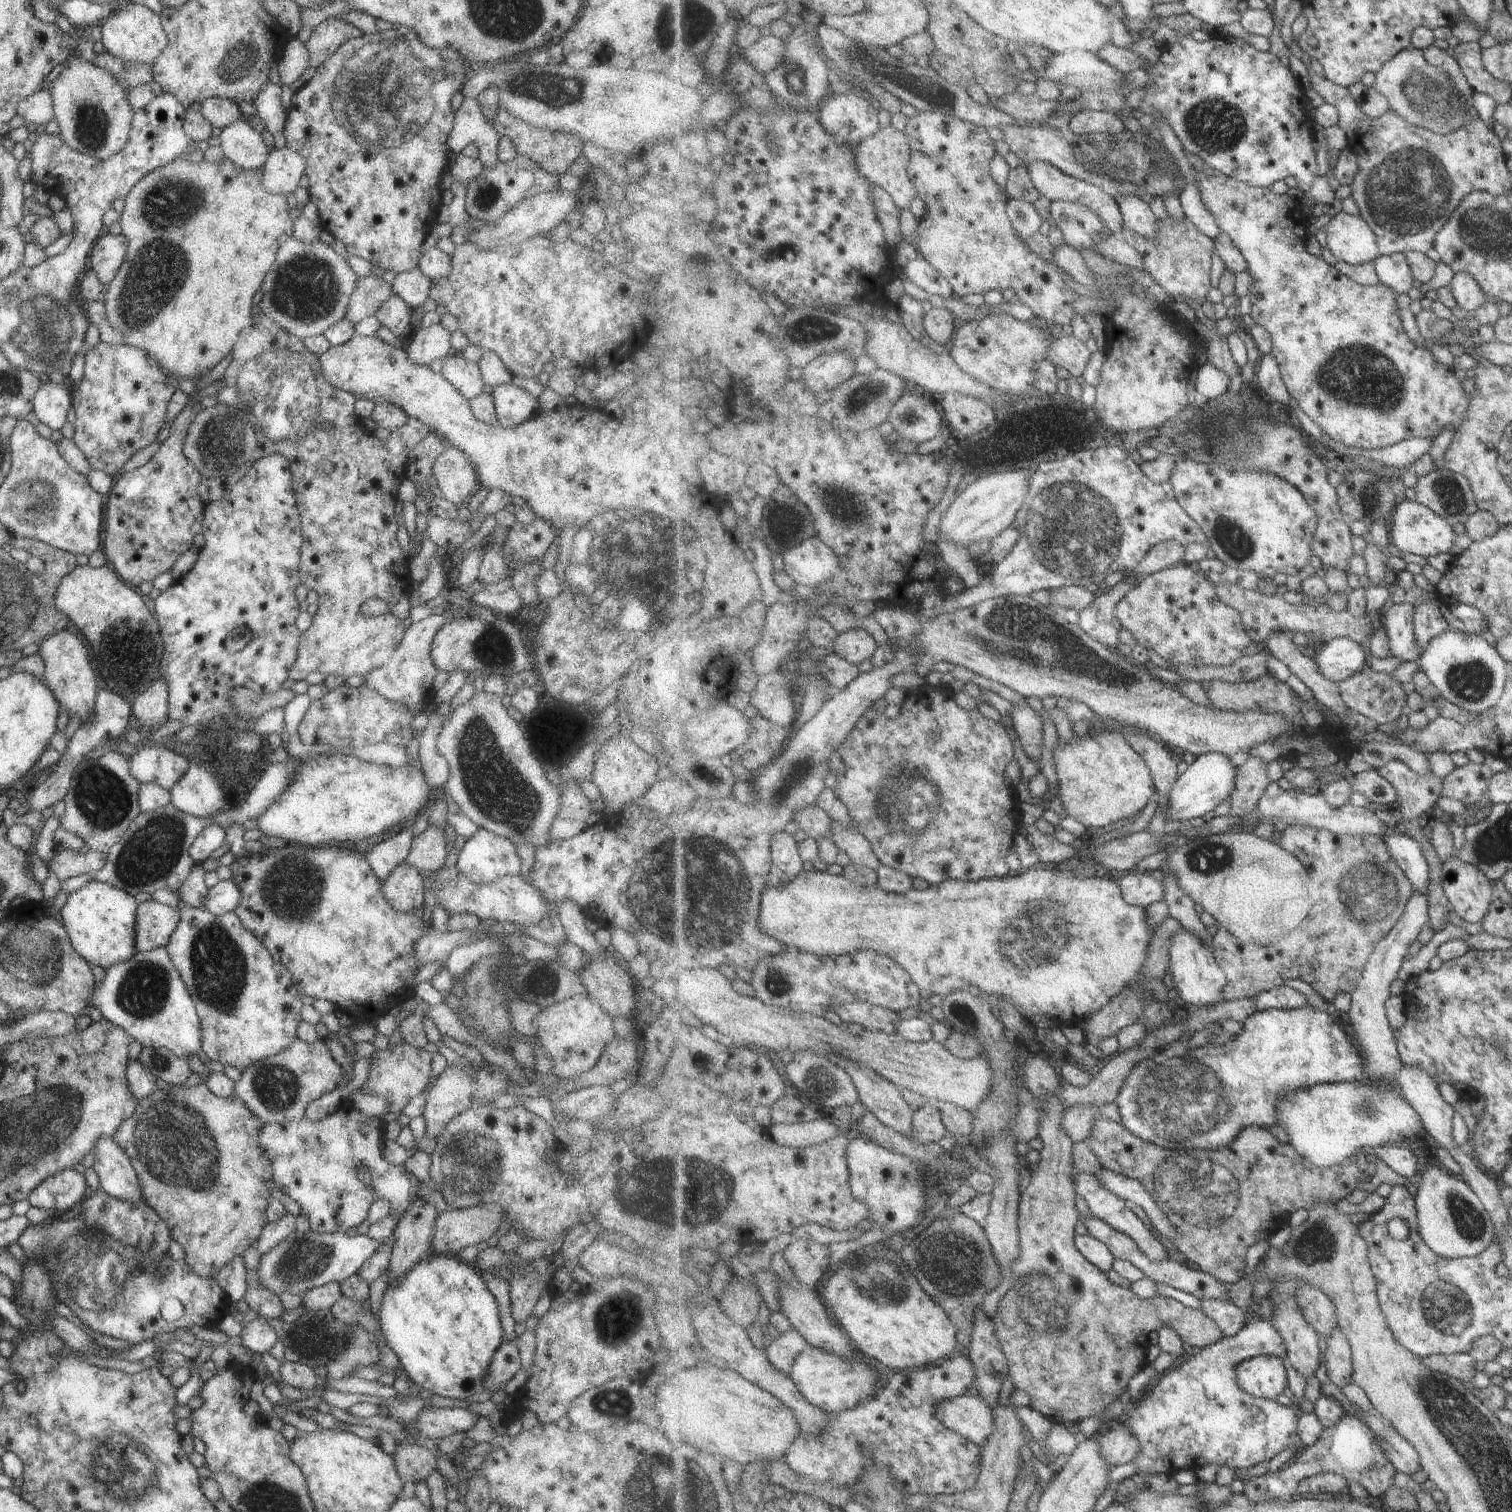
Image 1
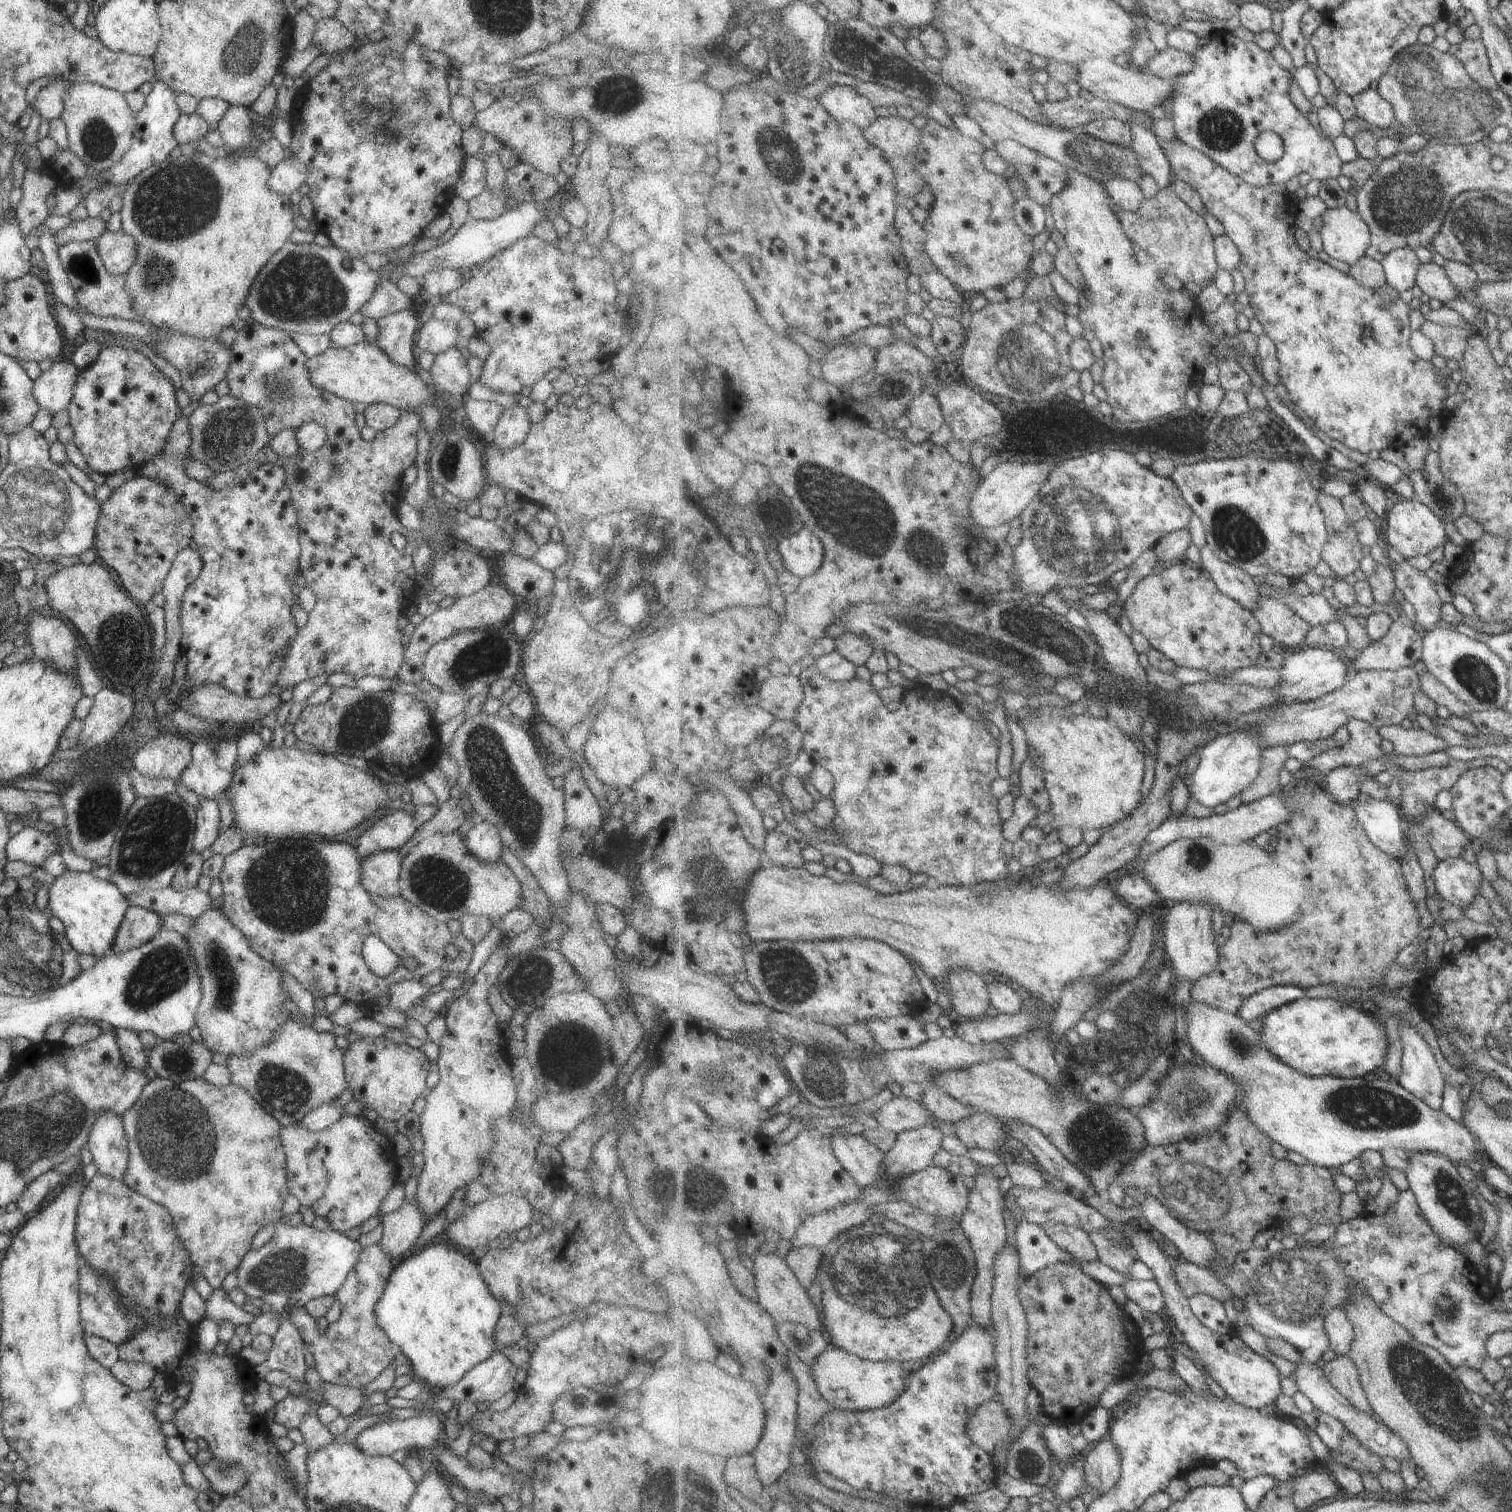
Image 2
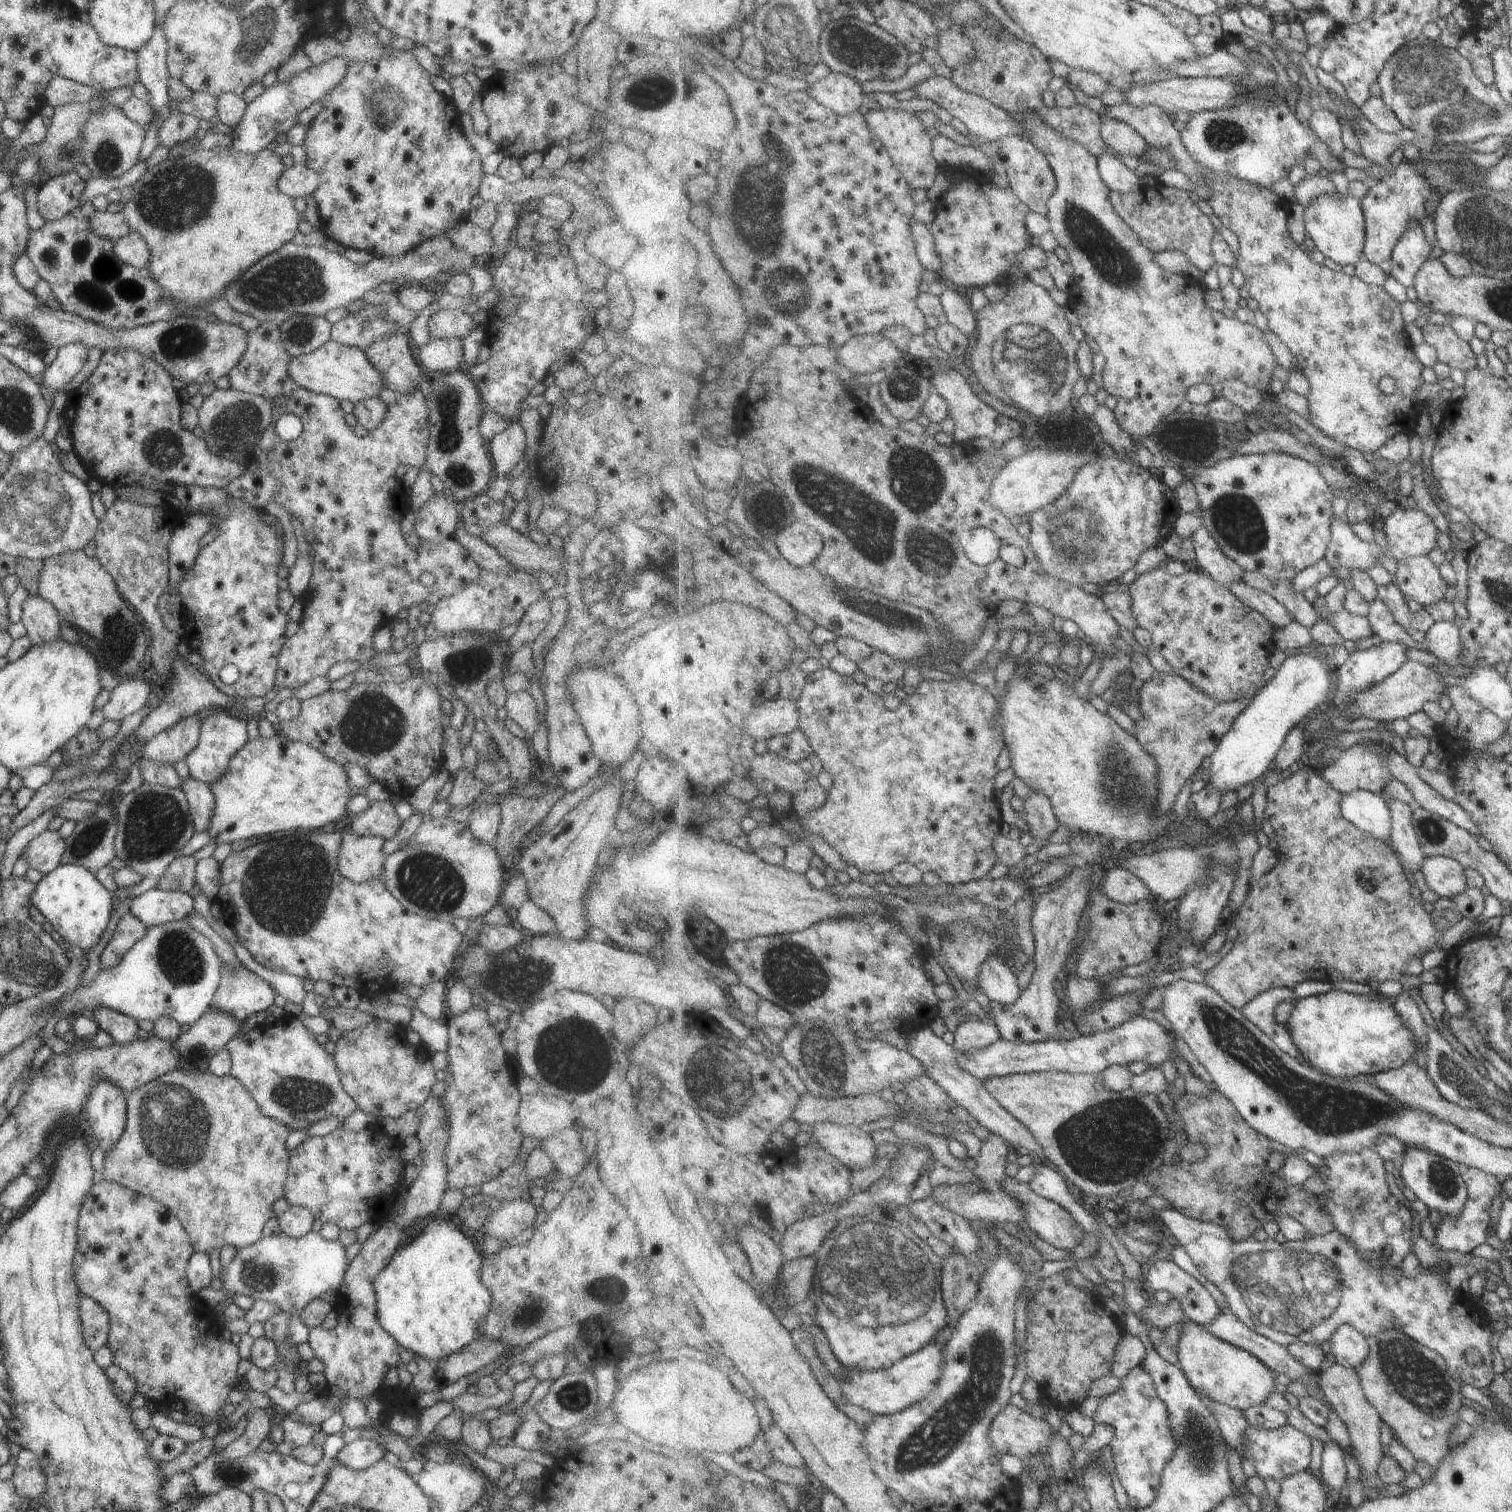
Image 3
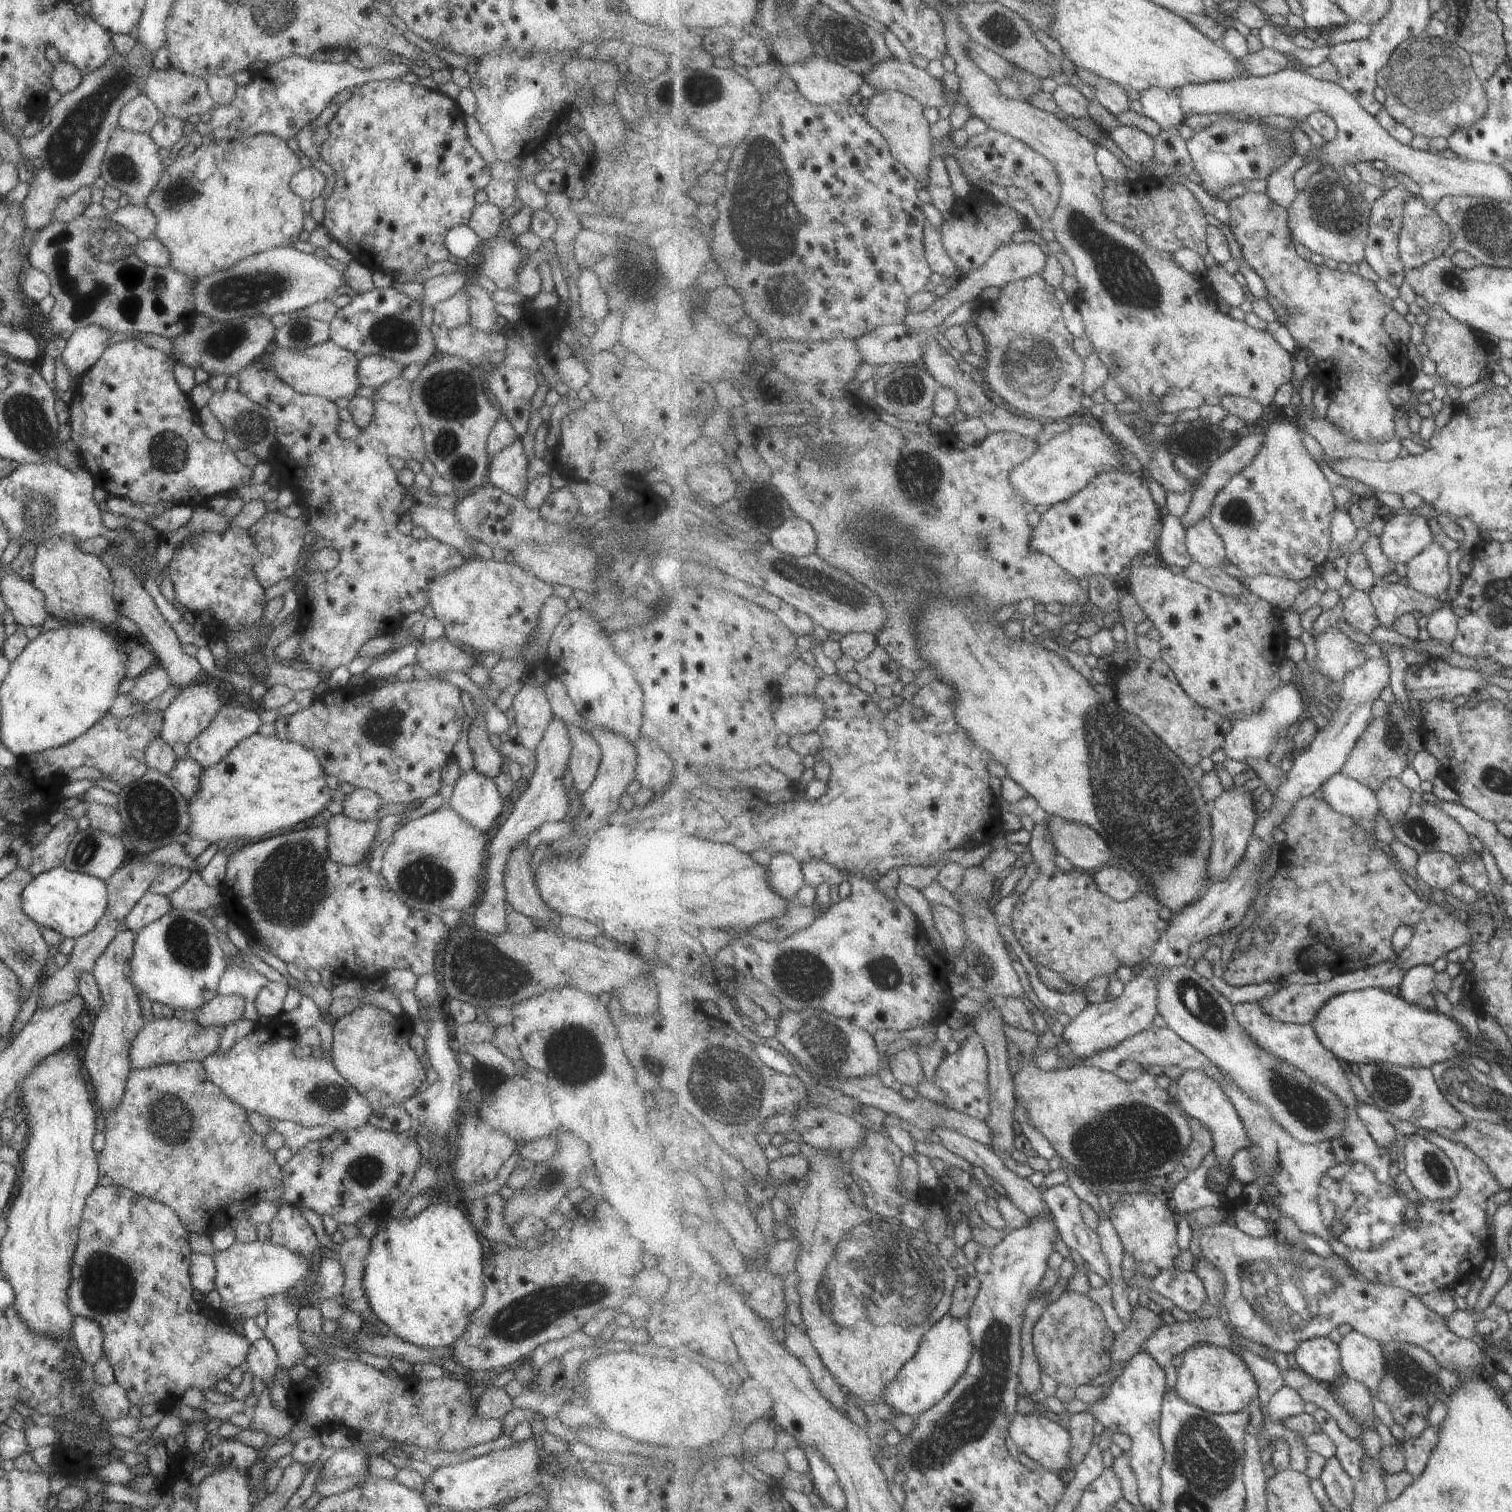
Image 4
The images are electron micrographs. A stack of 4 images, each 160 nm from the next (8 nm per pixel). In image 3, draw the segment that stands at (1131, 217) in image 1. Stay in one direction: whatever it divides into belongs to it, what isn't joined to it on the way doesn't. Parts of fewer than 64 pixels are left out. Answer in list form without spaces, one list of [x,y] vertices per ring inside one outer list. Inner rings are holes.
[[[1102,154],[1099,157],[1099,170],[1102,179],[1109,184],[1113,192],[1136,194],[1143,190],[1142,177],[1116,156]]]

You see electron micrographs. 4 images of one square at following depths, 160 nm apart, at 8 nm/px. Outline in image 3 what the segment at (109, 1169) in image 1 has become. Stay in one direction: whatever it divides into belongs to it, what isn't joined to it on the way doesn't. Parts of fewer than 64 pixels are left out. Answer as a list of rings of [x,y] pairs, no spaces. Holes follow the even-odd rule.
[[[96,1084],[94,1090],[90,1092],[86,1104],[84,1104],[84,1112],[88,1116],[88,1124],[92,1136],[98,1140],[98,1148],[104,1150],[104,1154],[108,1154],[110,1150],[114,1150],[114,1144],[118,1142],[118,1138],[124,1134],[127,1118],[127,1098],[122,1090],[118,1090],[118,1086],[114,1084]]]

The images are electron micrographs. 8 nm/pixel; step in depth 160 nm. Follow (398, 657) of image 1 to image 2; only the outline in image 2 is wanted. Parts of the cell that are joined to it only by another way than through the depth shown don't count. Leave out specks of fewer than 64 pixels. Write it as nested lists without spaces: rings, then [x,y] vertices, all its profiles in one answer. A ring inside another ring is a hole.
[[[501,584],[487,585],[482,590],[475,594],[470,594],[458,598],[450,608],[438,609],[430,616],[426,616],[421,622],[417,622],[416,630],[414,630],[411,639],[406,641],[402,667],[394,678],[397,682],[402,682],[405,685],[423,685],[426,676],[424,675],[424,658],[426,652],[436,642],[448,638],[453,633],[462,630],[462,628],[490,628],[491,626],[507,626],[510,617],[515,612],[514,606],[518,606],[517,597],[512,594],[505,586]]]

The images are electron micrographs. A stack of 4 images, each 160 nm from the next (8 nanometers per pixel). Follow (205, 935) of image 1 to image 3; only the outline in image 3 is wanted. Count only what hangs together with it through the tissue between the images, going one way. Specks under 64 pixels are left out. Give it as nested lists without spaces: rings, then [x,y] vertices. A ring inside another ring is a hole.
[[[221,960],[220,984],[209,1007],[230,1014],[230,1018],[243,1024],[256,1013],[274,1006],[275,996],[274,988],[242,962],[238,968],[230,968],[230,964]]]

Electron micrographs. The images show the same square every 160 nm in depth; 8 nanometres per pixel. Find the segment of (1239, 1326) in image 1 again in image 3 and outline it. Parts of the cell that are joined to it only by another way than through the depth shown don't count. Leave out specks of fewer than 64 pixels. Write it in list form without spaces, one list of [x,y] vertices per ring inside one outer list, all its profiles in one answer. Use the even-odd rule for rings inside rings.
[[[1155,1260],[1147,1266],[1147,1280],[1155,1291],[1166,1290],[1184,1308],[1187,1319],[1198,1324],[1214,1324],[1223,1314],[1210,1290],[1176,1262]]]

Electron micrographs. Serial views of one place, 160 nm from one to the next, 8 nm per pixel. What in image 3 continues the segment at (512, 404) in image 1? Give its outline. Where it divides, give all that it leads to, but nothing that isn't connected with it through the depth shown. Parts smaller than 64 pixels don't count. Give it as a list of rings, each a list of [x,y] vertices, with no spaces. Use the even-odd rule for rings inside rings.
[[[519,420],[510,421],[506,430],[490,442],[490,456],[495,477],[502,478],[523,460],[525,432]]]

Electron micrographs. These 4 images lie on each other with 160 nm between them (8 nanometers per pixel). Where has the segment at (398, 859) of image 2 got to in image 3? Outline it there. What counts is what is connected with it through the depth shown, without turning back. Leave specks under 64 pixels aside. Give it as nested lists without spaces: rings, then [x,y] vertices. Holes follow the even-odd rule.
[[[344,830],[338,852],[340,875],[356,884],[382,877],[387,855],[383,851],[387,840],[380,836],[358,836]]]

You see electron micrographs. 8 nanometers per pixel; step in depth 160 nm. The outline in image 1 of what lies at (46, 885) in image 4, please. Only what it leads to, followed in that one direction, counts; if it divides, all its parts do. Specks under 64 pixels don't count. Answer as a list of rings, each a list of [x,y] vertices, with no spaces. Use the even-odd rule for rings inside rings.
[[[92,879],[82,888],[69,894],[68,901],[60,912],[64,927],[69,935],[72,947],[80,958],[90,966],[99,966],[108,970],[118,962],[130,960],[136,950],[136,912],[139,903],[134,896]]]

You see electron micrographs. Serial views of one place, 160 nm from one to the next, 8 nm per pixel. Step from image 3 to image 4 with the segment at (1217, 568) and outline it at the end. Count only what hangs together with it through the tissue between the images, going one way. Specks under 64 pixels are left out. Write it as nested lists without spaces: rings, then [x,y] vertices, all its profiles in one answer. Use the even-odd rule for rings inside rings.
[[[1209,519],[1187,528],[1187,546],[1195,561],[1206,568],[1225,569],[1231,563],[1224,540]]]

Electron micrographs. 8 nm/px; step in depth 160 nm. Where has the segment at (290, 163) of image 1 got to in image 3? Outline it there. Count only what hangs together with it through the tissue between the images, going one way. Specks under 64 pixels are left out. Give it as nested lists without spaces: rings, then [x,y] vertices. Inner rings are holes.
[[[294,164],[286,168],[280,178],[278,178],[278,190],[286,196],[296,199],[297,197],[306,197],[312,195],[312,192],[320,185],[319,176],[314,170]]]

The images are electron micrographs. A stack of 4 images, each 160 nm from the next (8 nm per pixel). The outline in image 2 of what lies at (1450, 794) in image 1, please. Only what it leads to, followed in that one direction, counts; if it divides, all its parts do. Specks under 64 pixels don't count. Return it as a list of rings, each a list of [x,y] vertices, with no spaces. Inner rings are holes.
[[[1488,765],[1466,770],[1464,777],[1452,788],[1454,810],[1459,819],[1458,824],[1476,843],[1496,842],[1494,826],[1498,825],[1511,808],[1501,791],[1502,773]]]

